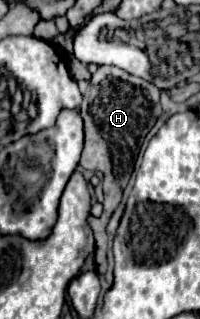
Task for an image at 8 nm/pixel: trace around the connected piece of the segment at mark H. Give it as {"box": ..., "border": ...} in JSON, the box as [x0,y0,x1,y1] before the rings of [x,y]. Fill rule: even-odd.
{"box":[80,66,162,200],"border":[[[98,66],[98,70],[92,74],[90,86],[92,88],[84,92],[84,100],[80,104],[86,134],[80,166],[92,172],[98,170],[102,174],[104,196],[110,194],[122,200],[120,192],[124,192],[130,180],[140,144],[162,114],[160,90],[154,84],[114,66]]]}

